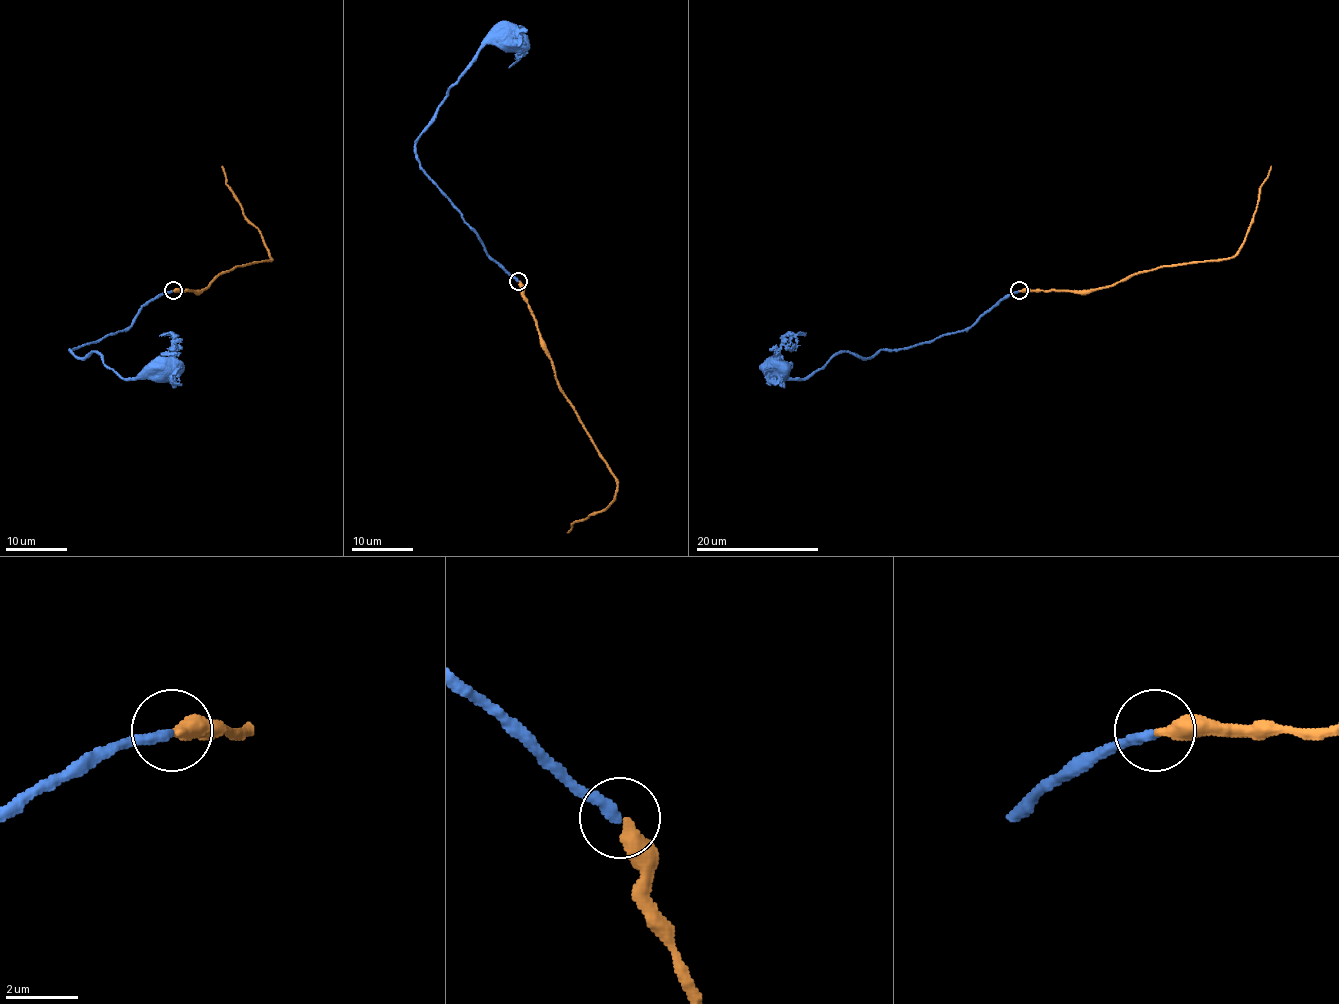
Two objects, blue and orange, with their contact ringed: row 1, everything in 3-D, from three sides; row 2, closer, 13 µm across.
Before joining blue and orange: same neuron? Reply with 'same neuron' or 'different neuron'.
same neuron

